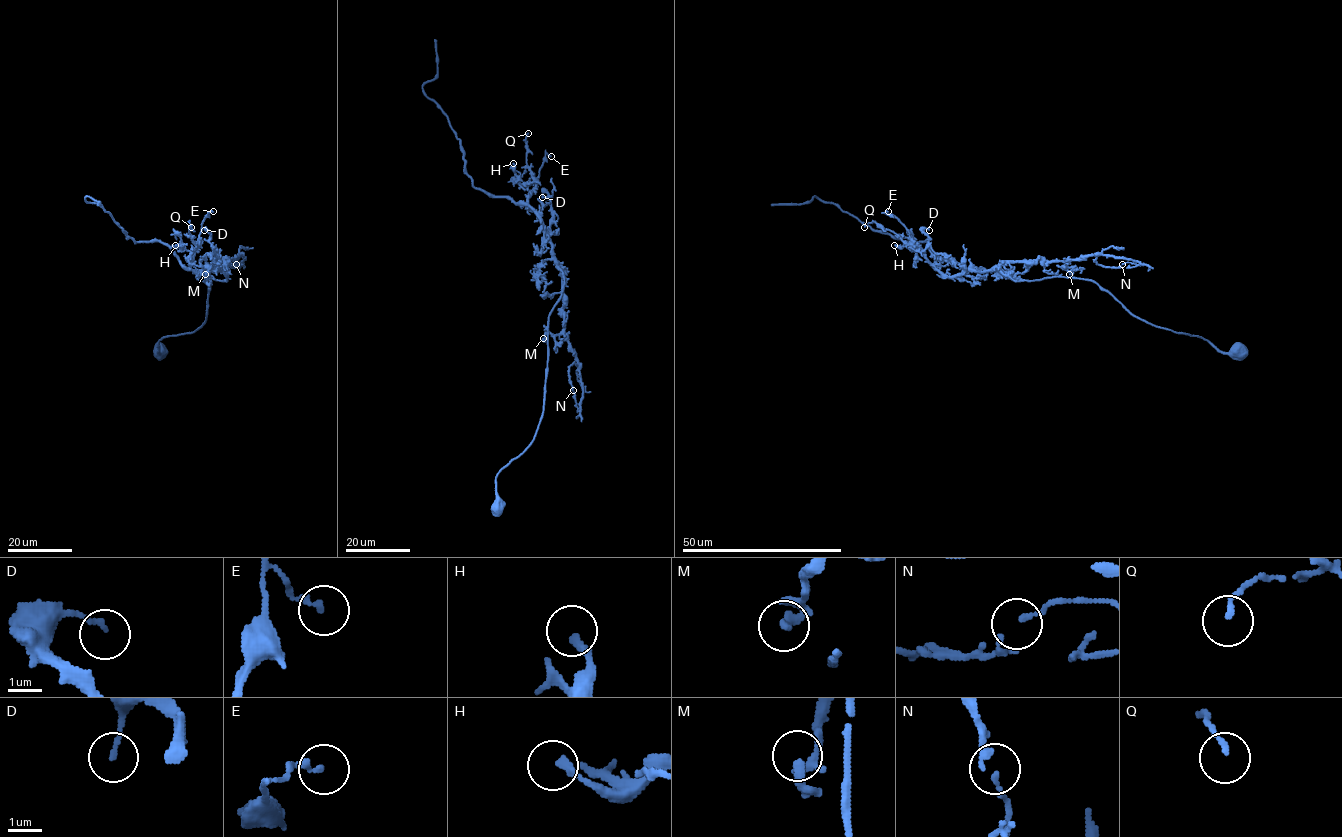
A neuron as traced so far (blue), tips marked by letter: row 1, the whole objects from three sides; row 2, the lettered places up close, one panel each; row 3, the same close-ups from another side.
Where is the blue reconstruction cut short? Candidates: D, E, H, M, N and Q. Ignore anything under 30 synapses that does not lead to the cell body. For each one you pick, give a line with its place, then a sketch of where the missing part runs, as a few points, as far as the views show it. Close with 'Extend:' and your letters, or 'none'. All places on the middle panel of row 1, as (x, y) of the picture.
Extend: none

